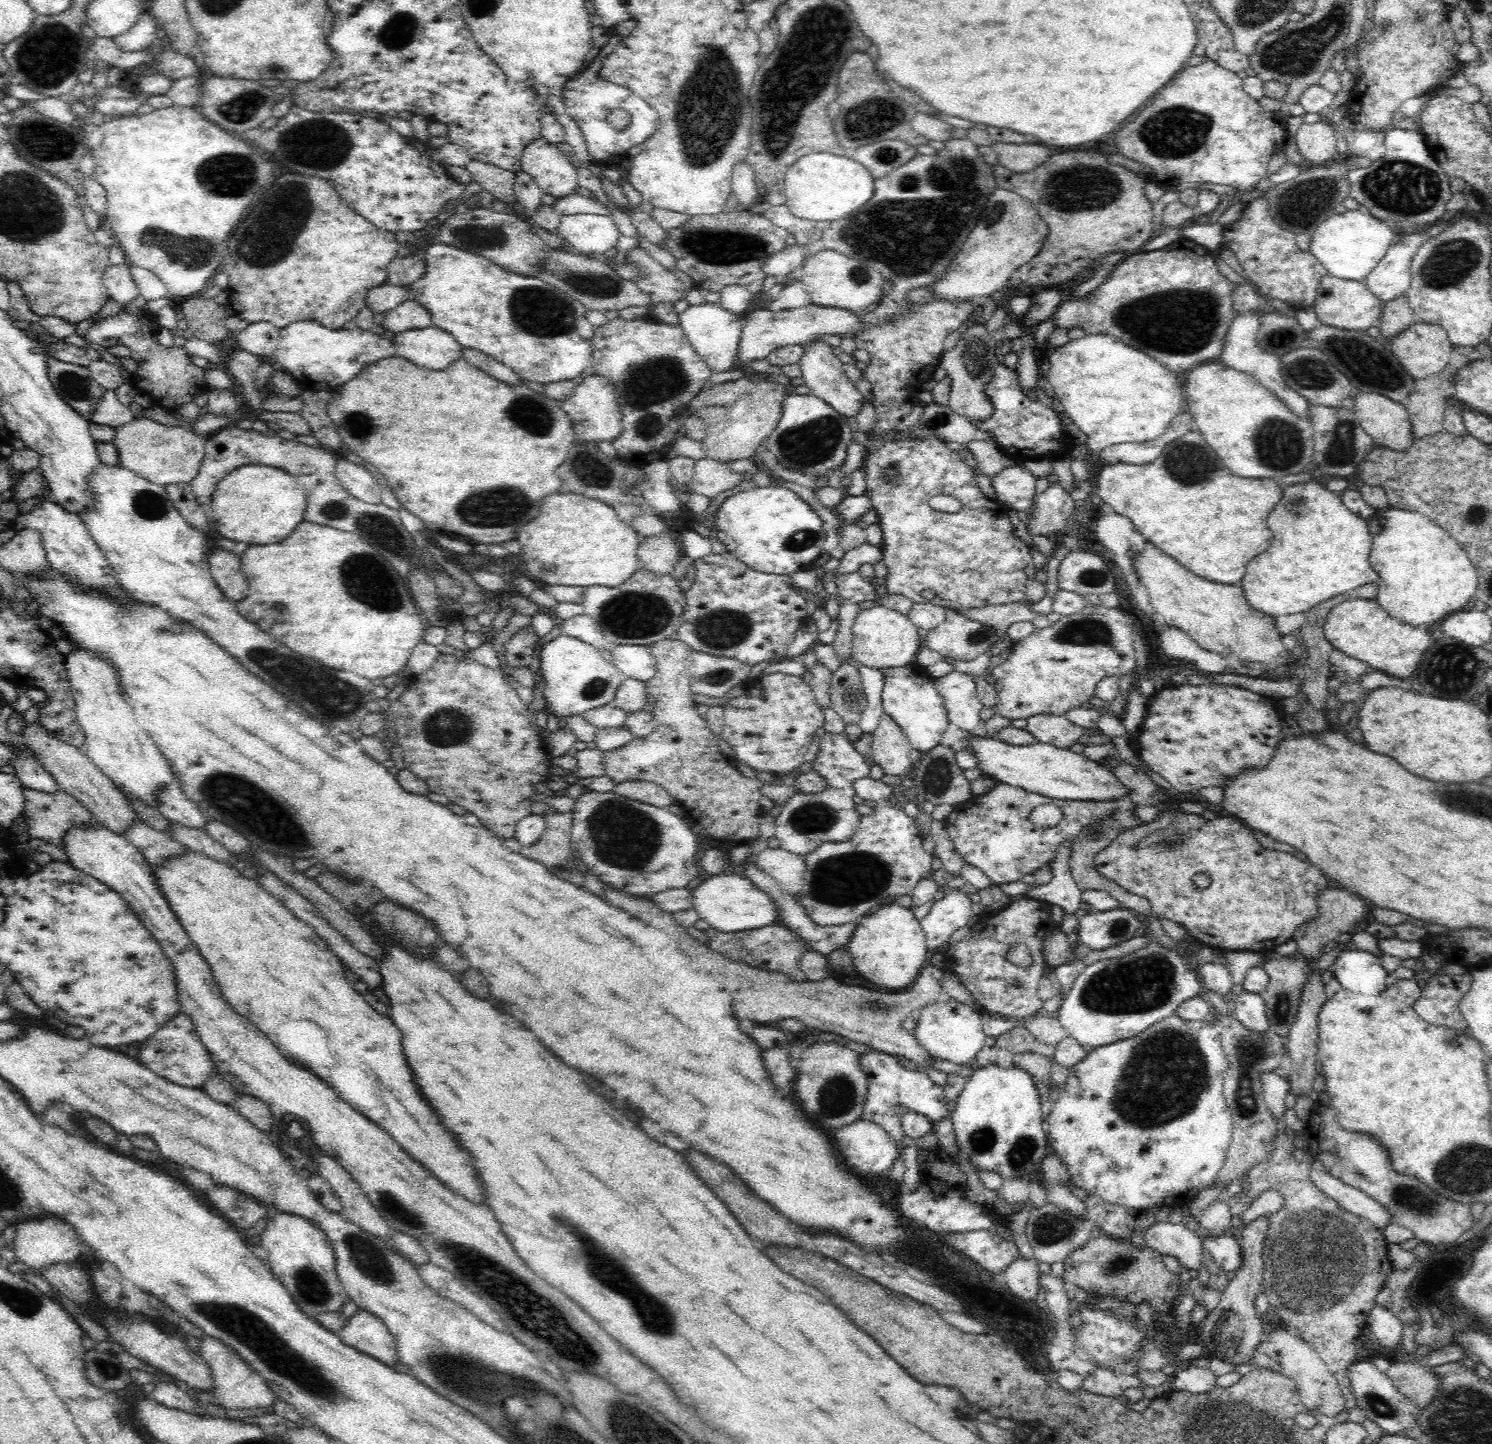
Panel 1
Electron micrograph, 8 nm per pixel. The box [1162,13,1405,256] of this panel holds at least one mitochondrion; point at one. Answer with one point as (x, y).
(1301, 205)

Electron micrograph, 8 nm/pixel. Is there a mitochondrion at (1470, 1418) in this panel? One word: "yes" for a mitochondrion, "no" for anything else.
yes

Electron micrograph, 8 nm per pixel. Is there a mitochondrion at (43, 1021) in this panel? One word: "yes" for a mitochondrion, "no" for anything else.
no

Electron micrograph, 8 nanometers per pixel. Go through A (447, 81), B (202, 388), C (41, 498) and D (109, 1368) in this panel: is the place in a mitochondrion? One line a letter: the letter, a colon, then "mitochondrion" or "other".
A: other
B: other
C: other
D: mitochondrion

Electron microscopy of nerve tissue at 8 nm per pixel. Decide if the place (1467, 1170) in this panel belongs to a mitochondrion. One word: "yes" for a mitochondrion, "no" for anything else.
yes

